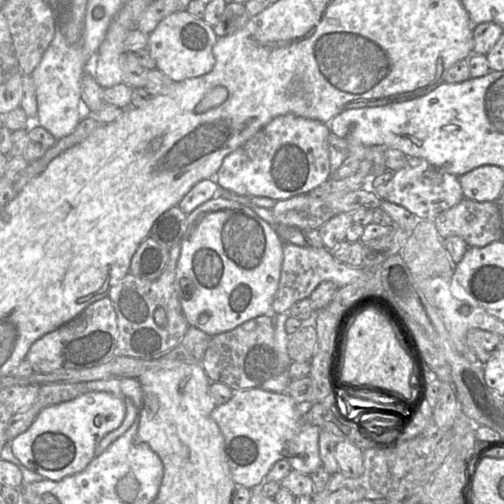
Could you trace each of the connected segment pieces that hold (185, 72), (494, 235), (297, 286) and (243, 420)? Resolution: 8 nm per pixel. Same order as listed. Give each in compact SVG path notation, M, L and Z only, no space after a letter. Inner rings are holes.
M181 10L165 17L149 33L148 49L156 62L156 68L174 82L180 82L202 76L213 69L215 57L212 50L217 39L218 36L213 27L203 19L198 19L186 10Z
M464 197L433 221L442 239L460 236L469 247L484 247L503 237L501 209L496 201L478 202Z
M284 242L281 275L271 309L274 313L288 311L295 302L308 298L323 281L332 281L338 287L343 287L352 283L361 275L362 266L351 267L346 263L337 261L332 252L325 247L315 248L309 245L301 247Z
M260 387L235 390L231 399L211 412L225 441L231 476L236 485L252 489L269 472L274 463L286 459L293 470L310 475L321 466L320 428L303 421L297 403L289 394Z

